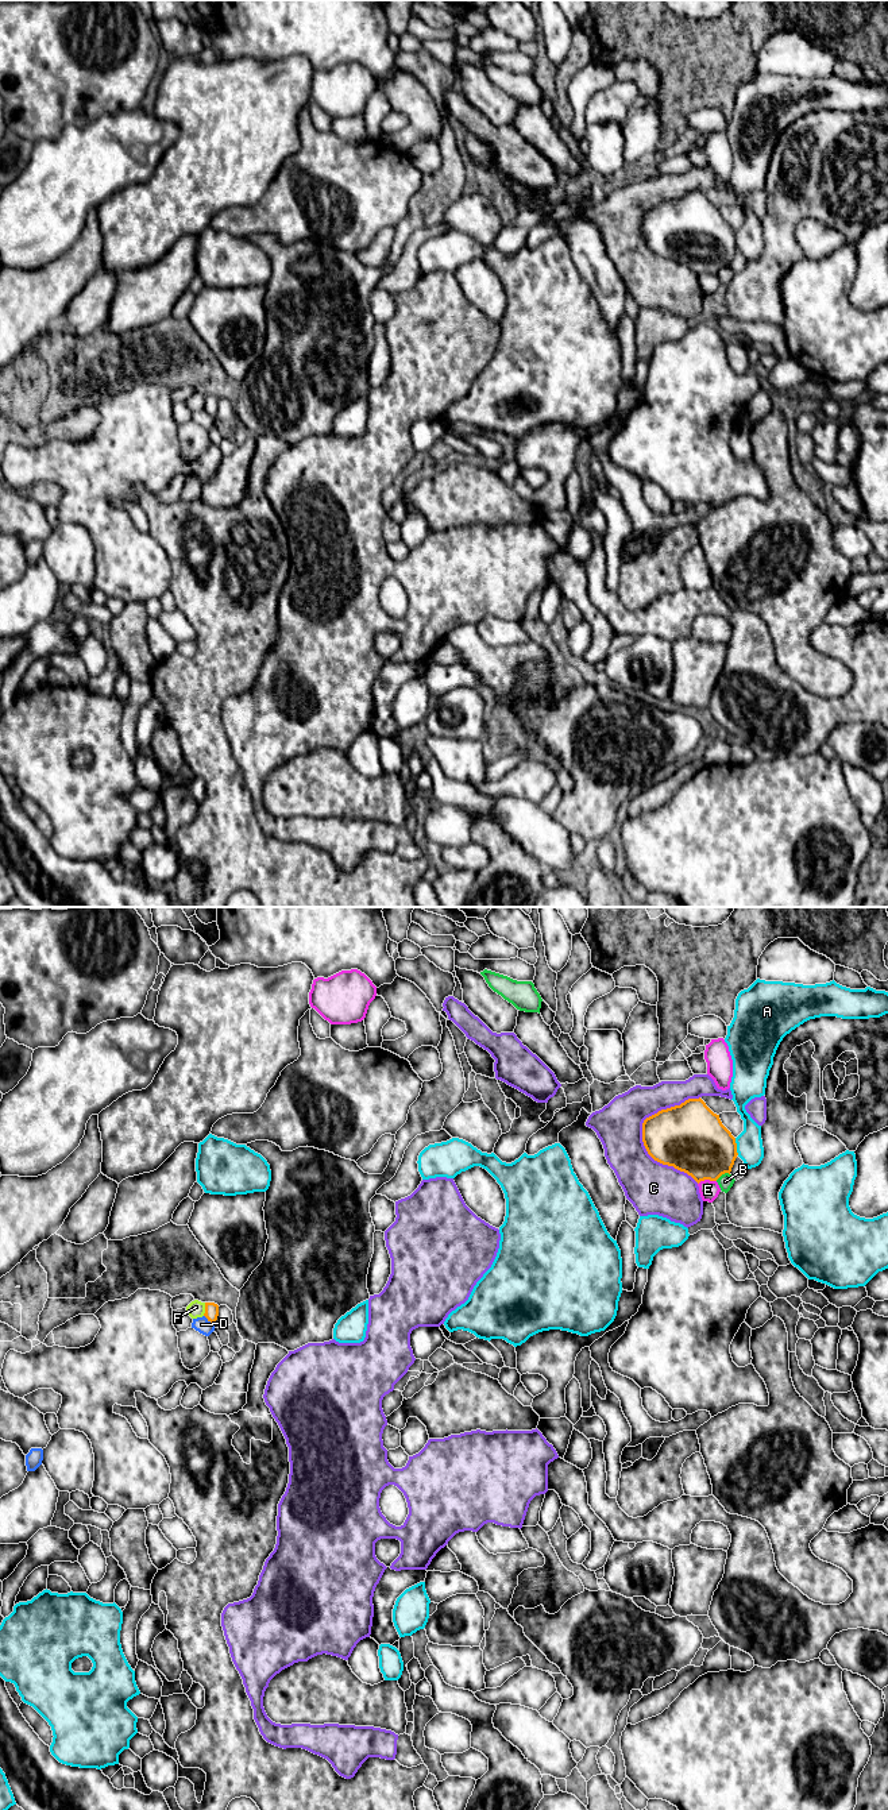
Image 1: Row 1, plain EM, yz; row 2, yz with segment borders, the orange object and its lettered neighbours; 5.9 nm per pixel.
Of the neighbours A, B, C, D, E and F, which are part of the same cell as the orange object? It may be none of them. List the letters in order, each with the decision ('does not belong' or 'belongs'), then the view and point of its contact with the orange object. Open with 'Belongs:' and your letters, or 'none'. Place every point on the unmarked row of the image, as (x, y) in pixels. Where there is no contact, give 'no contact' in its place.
Belongs: none
A: does not belong | yz (736, 239)
B: does not belong | yz (722, 266)
C: does not belong | yz (643, 227)
D: does not belong | yz (209, 413)
E: does not belong | yz (706, 271)
F: does not belong | yz (205, 402)

